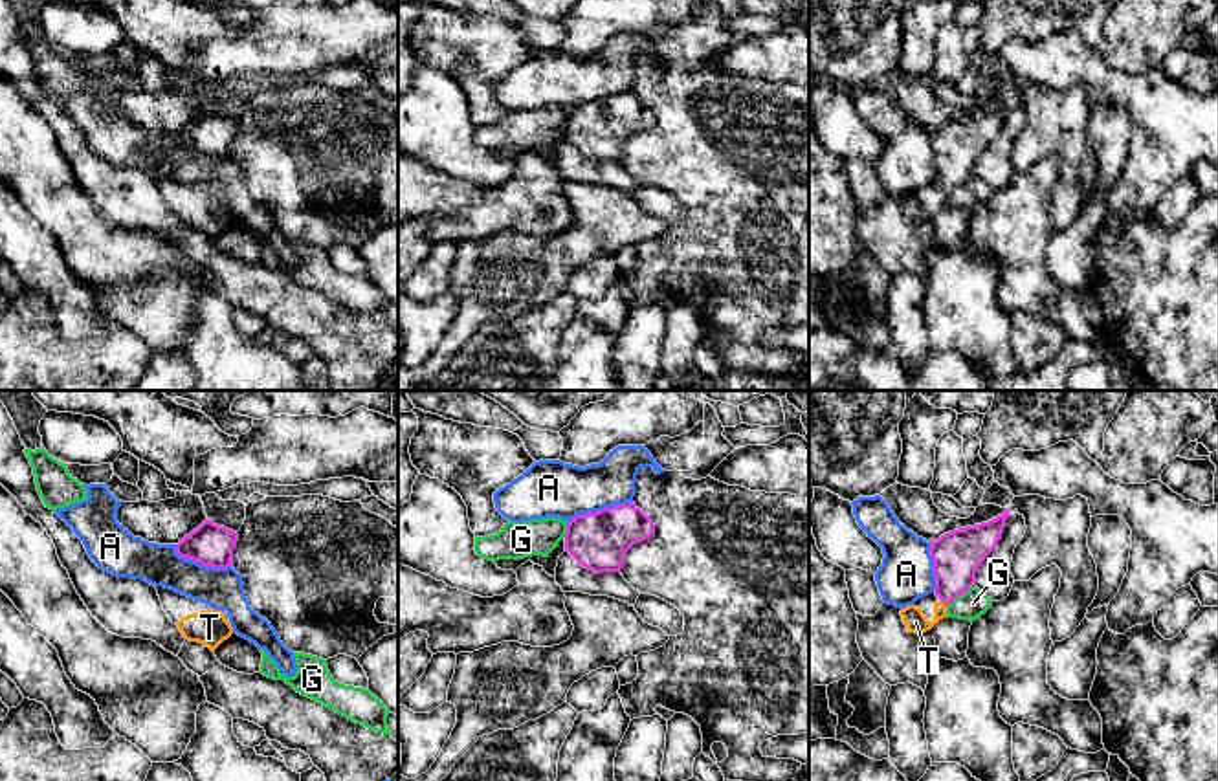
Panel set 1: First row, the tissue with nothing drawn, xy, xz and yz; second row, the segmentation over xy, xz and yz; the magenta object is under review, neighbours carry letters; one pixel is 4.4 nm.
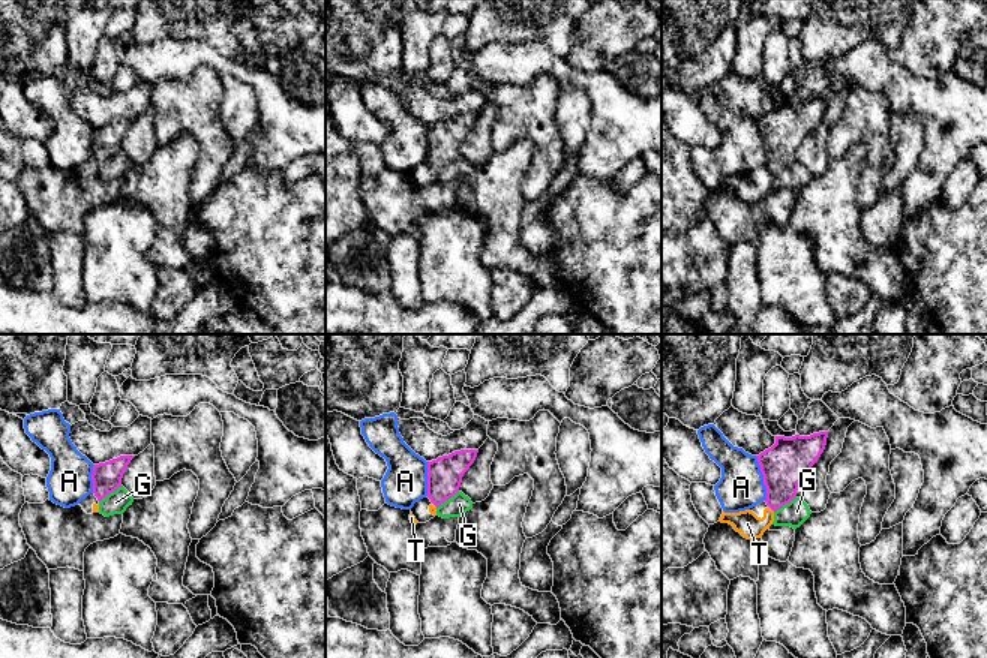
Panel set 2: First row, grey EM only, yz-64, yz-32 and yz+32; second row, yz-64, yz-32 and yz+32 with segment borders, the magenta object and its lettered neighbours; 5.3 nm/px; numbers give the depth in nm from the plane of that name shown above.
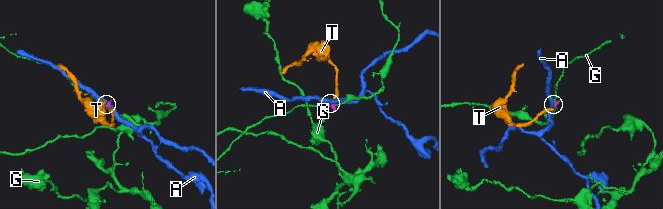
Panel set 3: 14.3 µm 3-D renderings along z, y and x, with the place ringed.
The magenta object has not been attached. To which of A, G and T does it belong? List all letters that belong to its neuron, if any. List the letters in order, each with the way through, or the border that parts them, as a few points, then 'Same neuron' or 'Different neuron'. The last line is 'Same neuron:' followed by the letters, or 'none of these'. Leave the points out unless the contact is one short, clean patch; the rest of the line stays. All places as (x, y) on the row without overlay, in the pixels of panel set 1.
A: Boundary: xy (175, 134), (180, 145), (204, 154), (232, 156). Different neuron
G: Boundary: yz (974, 173), (947, 195). Different neuron
T: Path across: yz (956, 145), (954, 165), (943, 191), (930, 213), (916, 211). Same neuron
Same neuron: T

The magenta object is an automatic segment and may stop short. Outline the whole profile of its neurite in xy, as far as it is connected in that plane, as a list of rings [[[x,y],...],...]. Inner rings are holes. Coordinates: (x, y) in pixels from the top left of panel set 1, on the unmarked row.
[[[205,108],[176,134],[176,143],[204,156],[227,158],[233,156],[237,130],[237,121]]]

